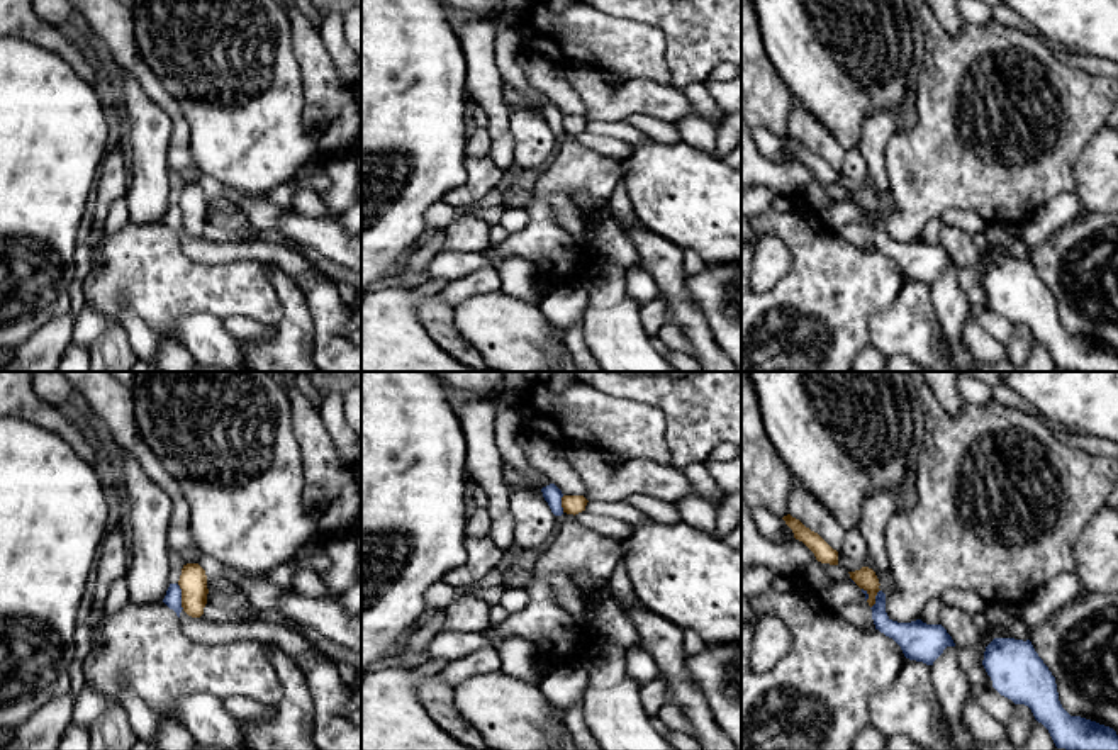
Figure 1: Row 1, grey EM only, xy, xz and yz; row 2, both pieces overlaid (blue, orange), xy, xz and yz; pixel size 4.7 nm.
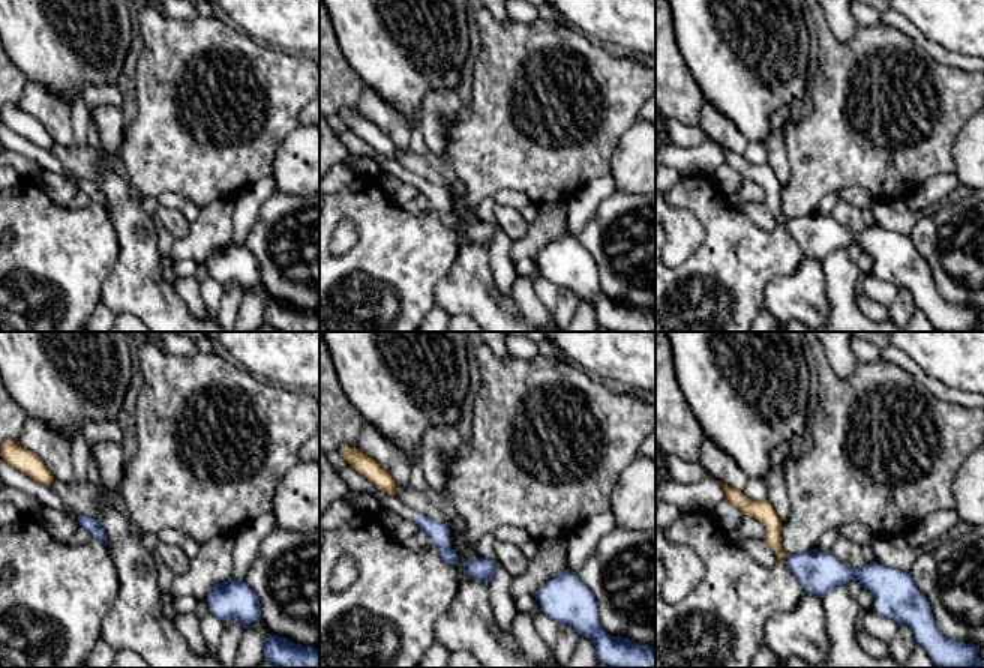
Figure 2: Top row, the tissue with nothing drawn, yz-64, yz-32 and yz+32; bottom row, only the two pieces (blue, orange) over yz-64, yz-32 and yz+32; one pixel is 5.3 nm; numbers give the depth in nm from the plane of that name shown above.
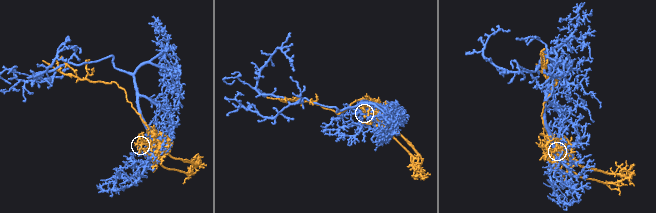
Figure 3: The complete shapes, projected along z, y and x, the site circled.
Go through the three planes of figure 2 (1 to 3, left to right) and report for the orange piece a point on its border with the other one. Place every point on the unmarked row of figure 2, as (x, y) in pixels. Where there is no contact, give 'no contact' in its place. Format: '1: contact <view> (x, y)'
1: no contact
2: no contact
3: contact yz+32 (785, 222)

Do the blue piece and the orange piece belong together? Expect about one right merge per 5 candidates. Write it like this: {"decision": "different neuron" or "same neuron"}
{"decision": "different neuron"}

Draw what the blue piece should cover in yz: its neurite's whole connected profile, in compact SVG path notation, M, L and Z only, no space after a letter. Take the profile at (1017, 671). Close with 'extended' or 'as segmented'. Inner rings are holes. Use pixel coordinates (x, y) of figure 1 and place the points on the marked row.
M994 638L984 652L982 665L992 687L1015 704L1031 709L1057 748L1118 750L1113 728L1070 716L1059 701L1055 677L1035 652L1030 640Z | as segmented

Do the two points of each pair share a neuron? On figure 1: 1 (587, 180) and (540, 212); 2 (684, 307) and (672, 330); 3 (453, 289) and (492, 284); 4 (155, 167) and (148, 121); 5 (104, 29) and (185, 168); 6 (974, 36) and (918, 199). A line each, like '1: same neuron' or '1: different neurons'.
1: same neuron
2: different neurons
3: same neuron
4: same neuron
5: same neuron
6: same neuron

